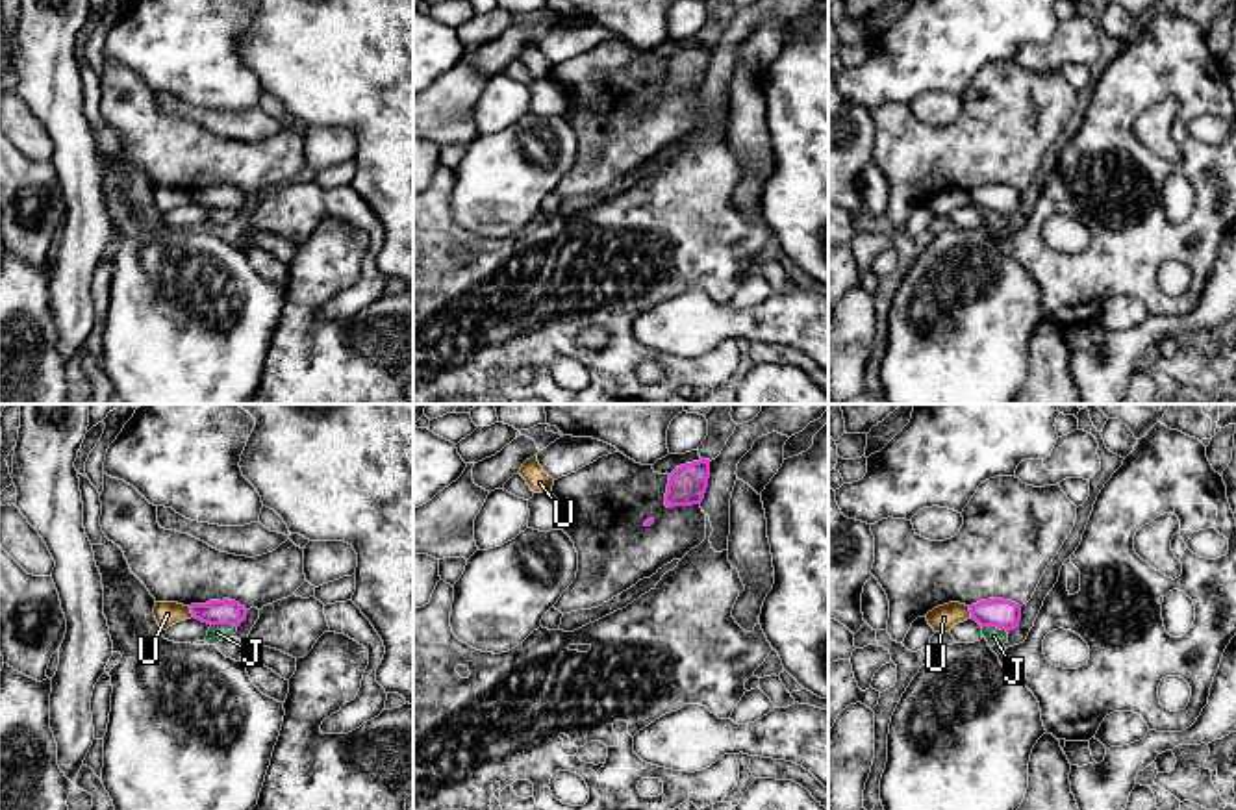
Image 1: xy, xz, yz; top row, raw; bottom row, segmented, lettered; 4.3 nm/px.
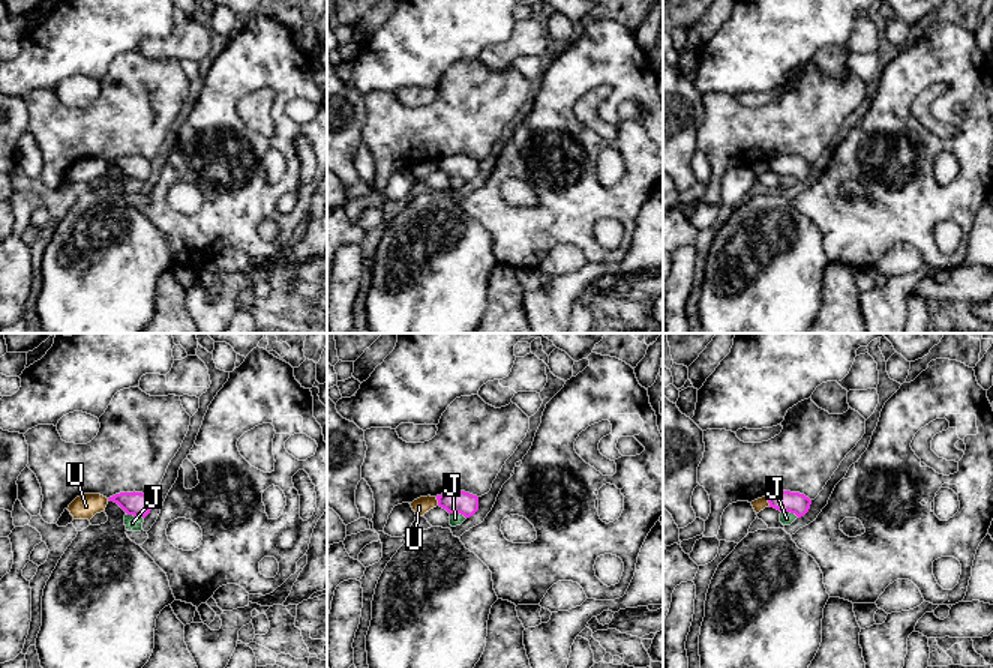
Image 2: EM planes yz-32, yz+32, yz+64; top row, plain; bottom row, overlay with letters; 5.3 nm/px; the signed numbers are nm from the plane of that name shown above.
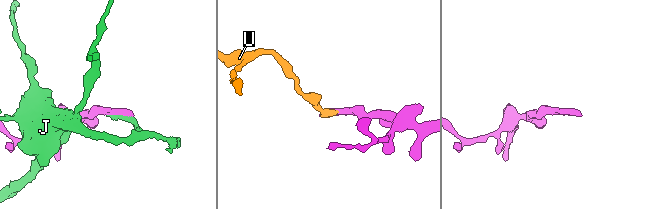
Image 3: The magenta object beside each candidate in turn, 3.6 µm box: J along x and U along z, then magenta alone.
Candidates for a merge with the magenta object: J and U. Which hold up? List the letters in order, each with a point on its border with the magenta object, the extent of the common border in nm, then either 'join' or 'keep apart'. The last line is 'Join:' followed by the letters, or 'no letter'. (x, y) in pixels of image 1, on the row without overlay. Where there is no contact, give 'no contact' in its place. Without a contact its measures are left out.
J: xy (225, 208) | 110 nm | keep apart
U: yz (970, 195) | 60 nm | keep apart
Join: no letter

